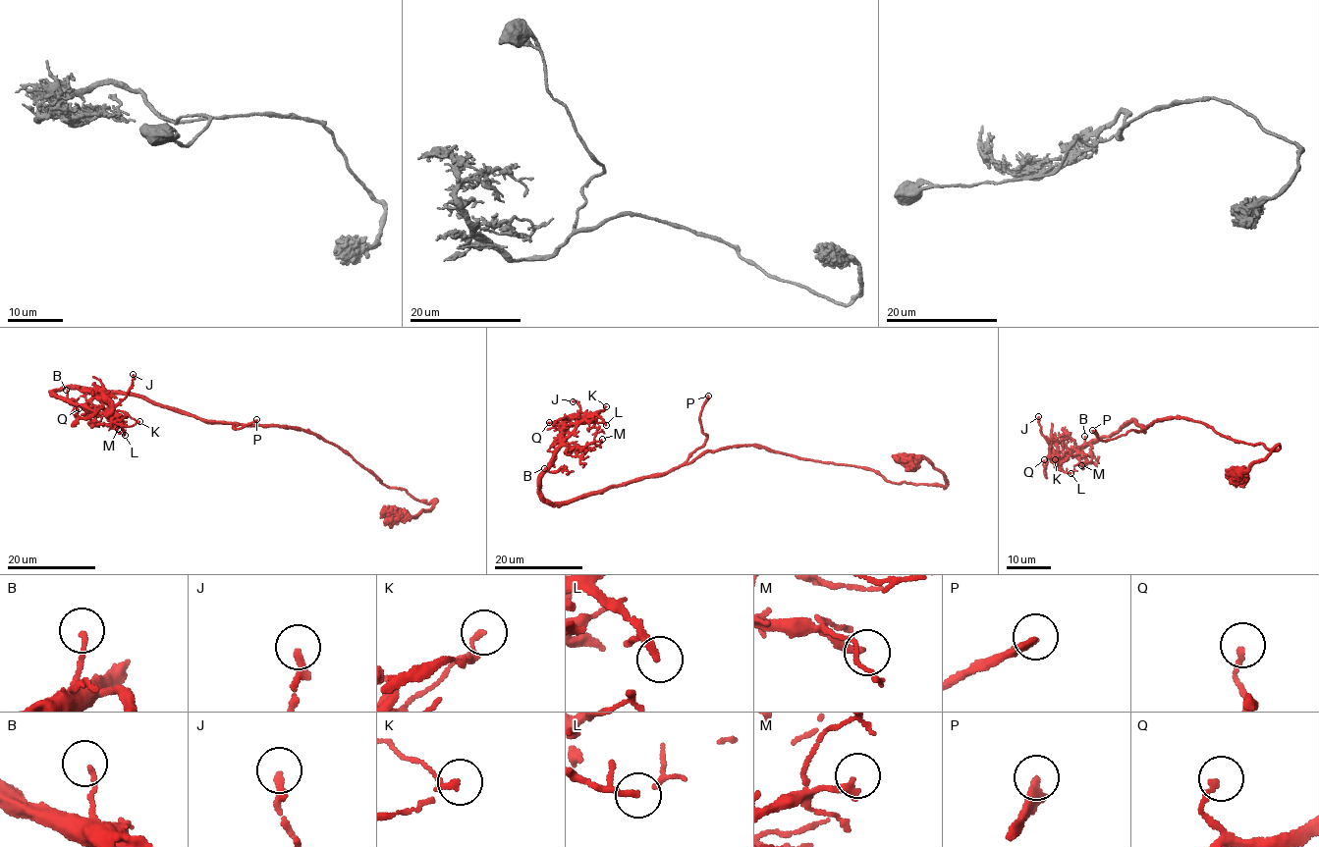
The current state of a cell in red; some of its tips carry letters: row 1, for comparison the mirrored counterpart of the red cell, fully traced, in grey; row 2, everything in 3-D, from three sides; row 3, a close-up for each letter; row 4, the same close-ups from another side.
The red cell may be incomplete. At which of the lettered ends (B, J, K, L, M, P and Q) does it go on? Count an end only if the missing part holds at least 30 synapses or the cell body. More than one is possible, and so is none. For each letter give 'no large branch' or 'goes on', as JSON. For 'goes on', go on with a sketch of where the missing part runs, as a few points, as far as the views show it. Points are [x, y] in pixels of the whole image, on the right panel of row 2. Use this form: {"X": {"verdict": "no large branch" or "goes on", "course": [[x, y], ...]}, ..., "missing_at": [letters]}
{"B": {"verdict": "no large branch"}, "J": {"verdict": "no large branch"}, "K": {"verdict": "no large branch"}, "L": {"verdict": "no large branch"}, "M": {"verdict": "no large branch"}, "P": {"verdict": "goes on", "course": [[1092, 430], [1084, 428], [1072, 439], [1060, 444], [1041, 459], [1031, 475]]}, "Q": {"verdict": "no large branch"}, "missing_at": ["P"]}

